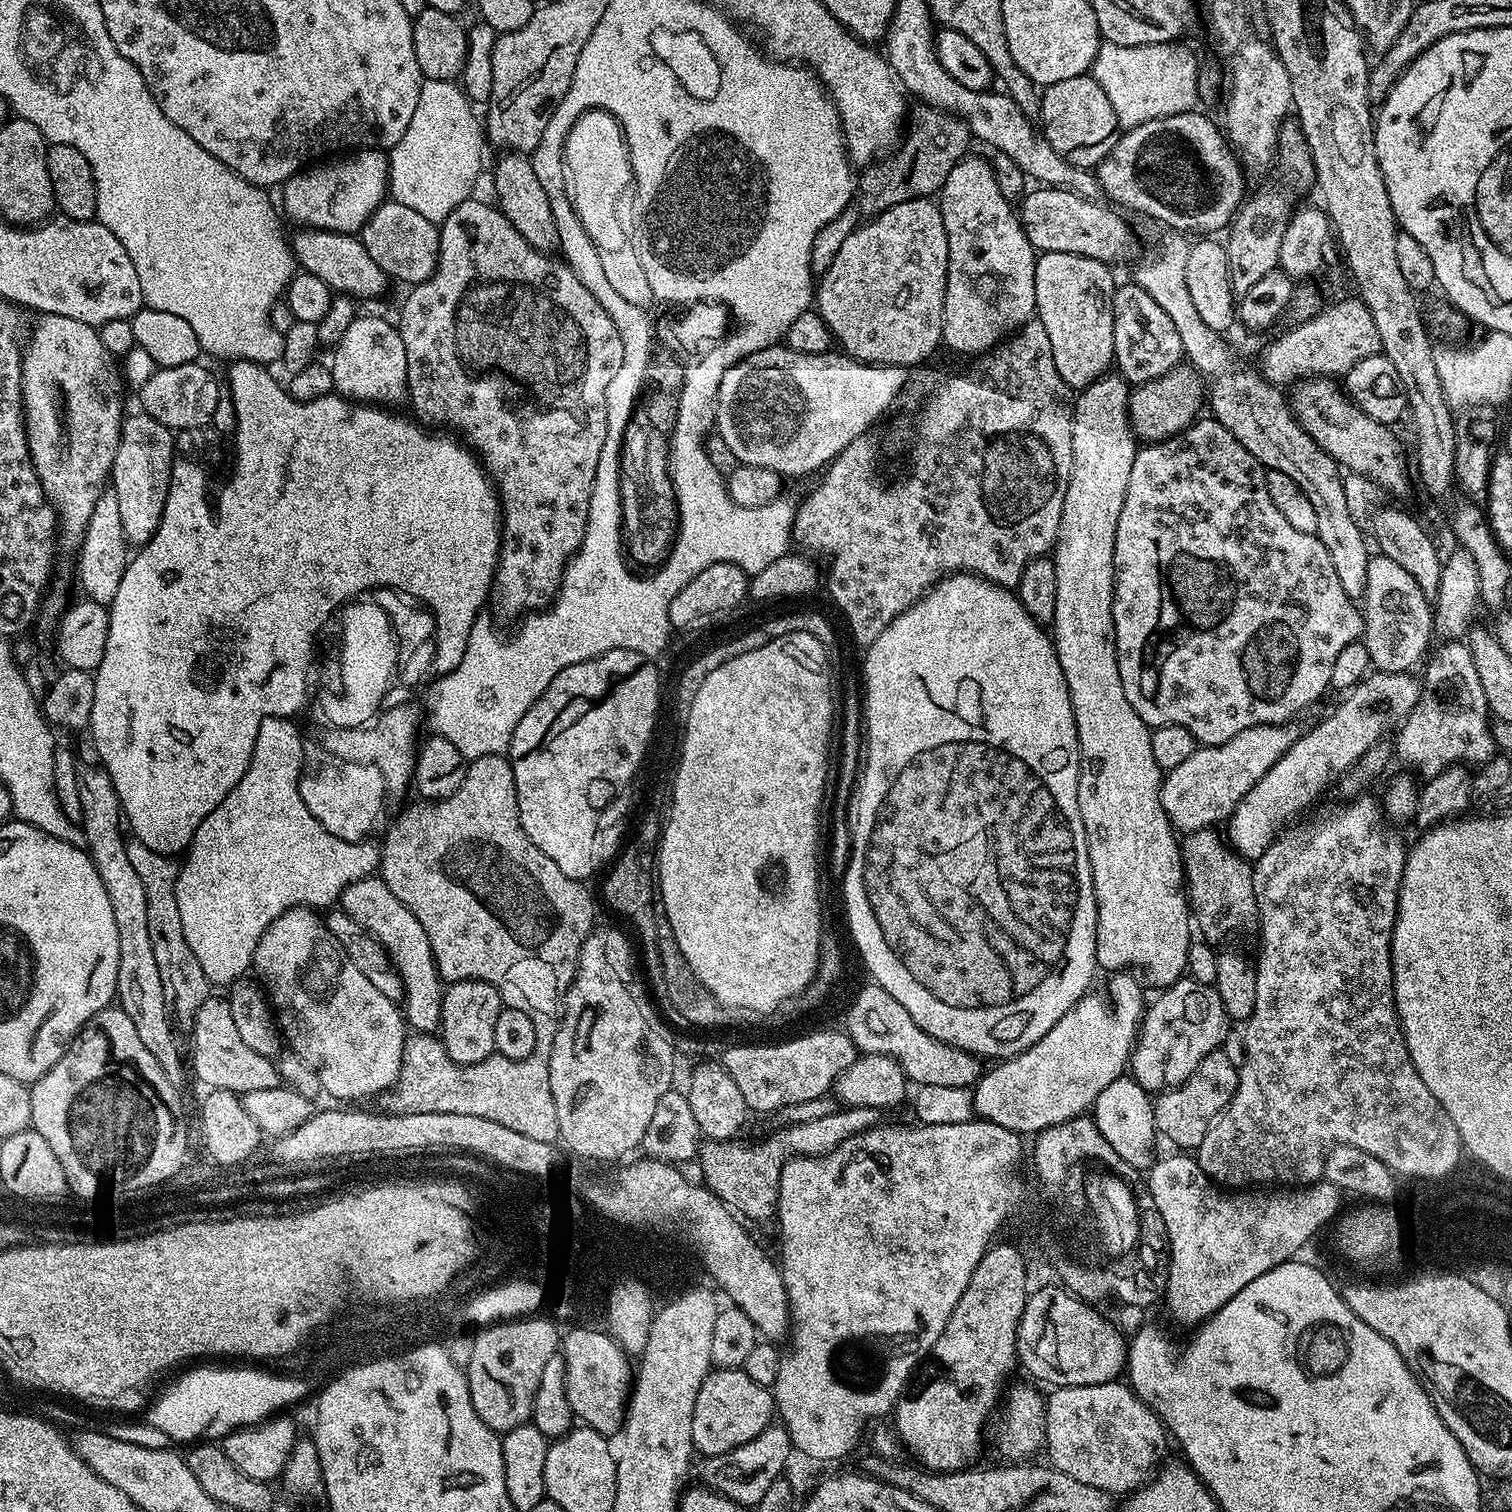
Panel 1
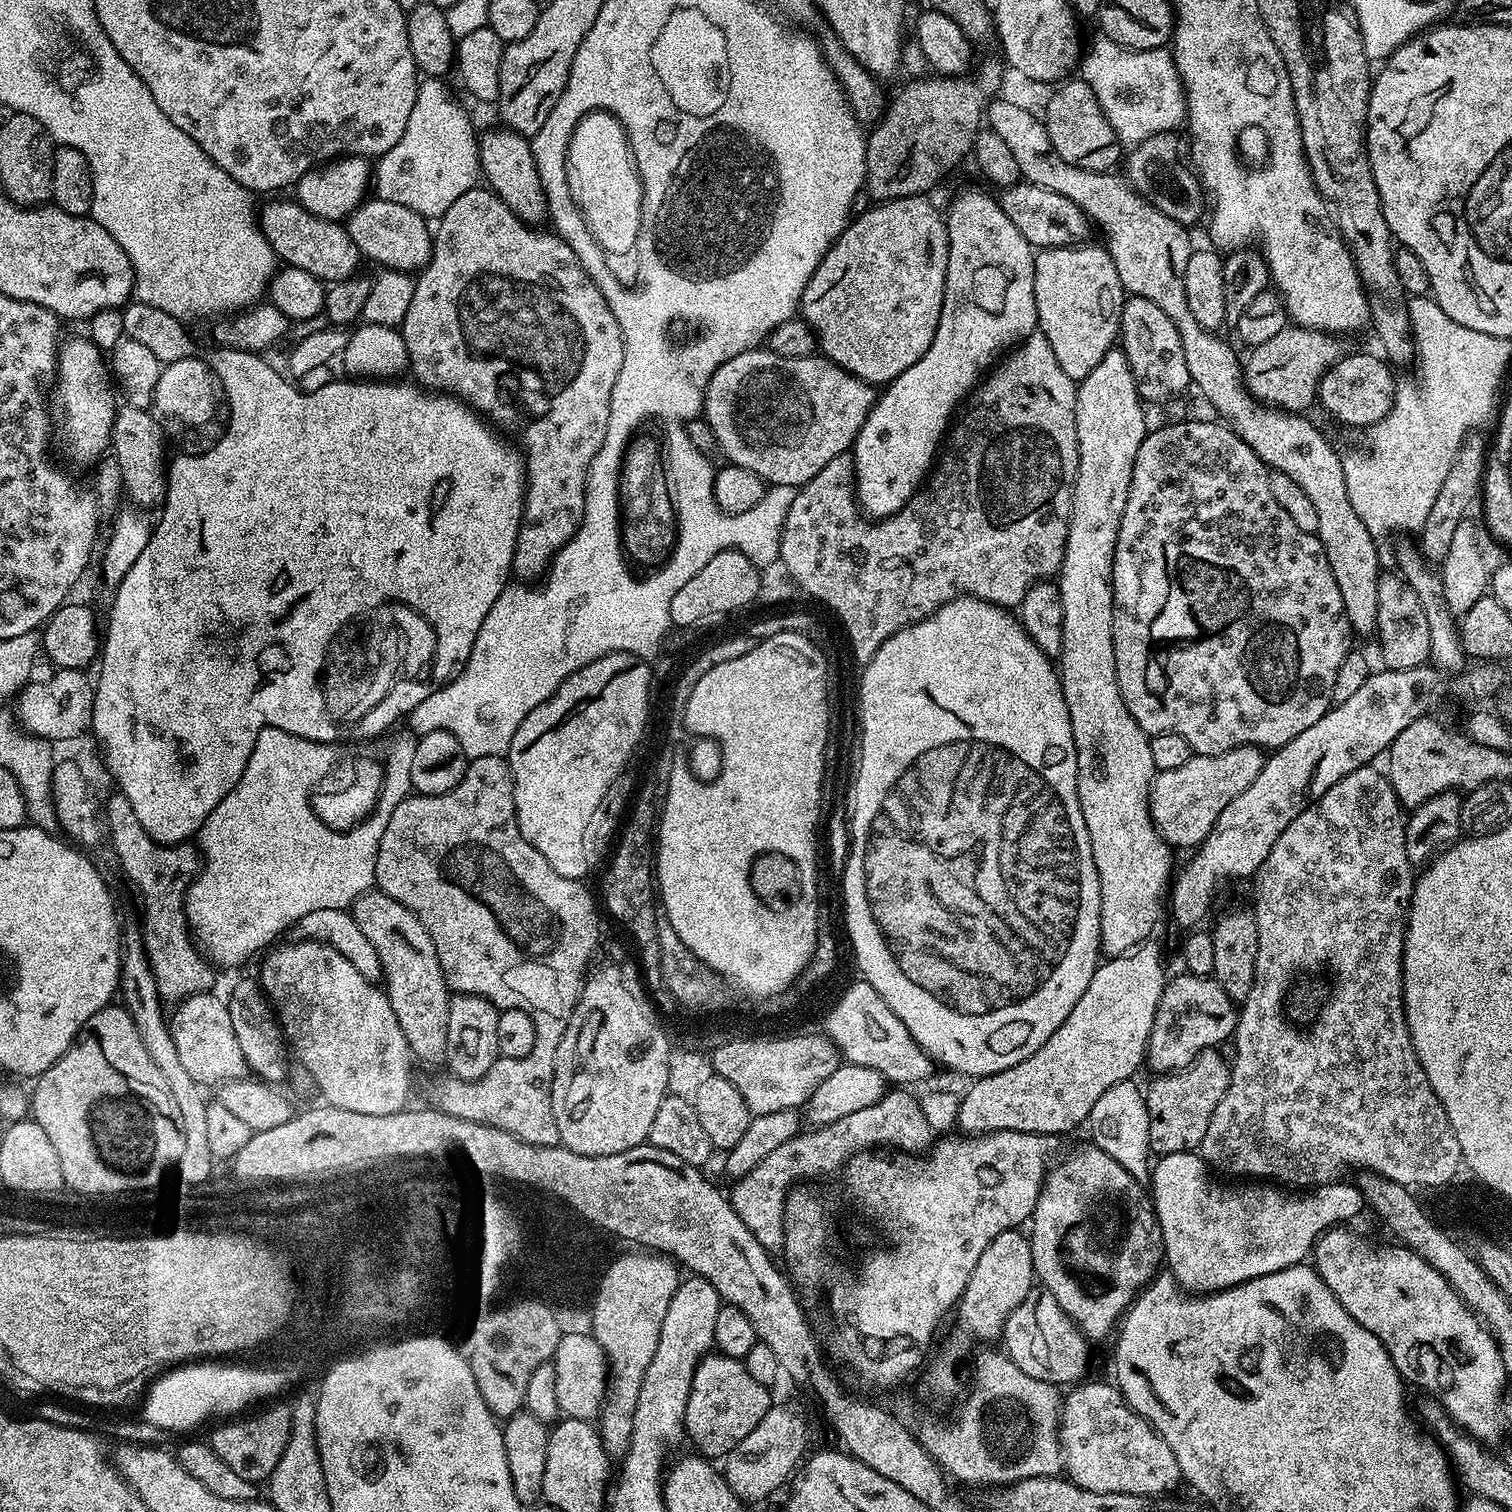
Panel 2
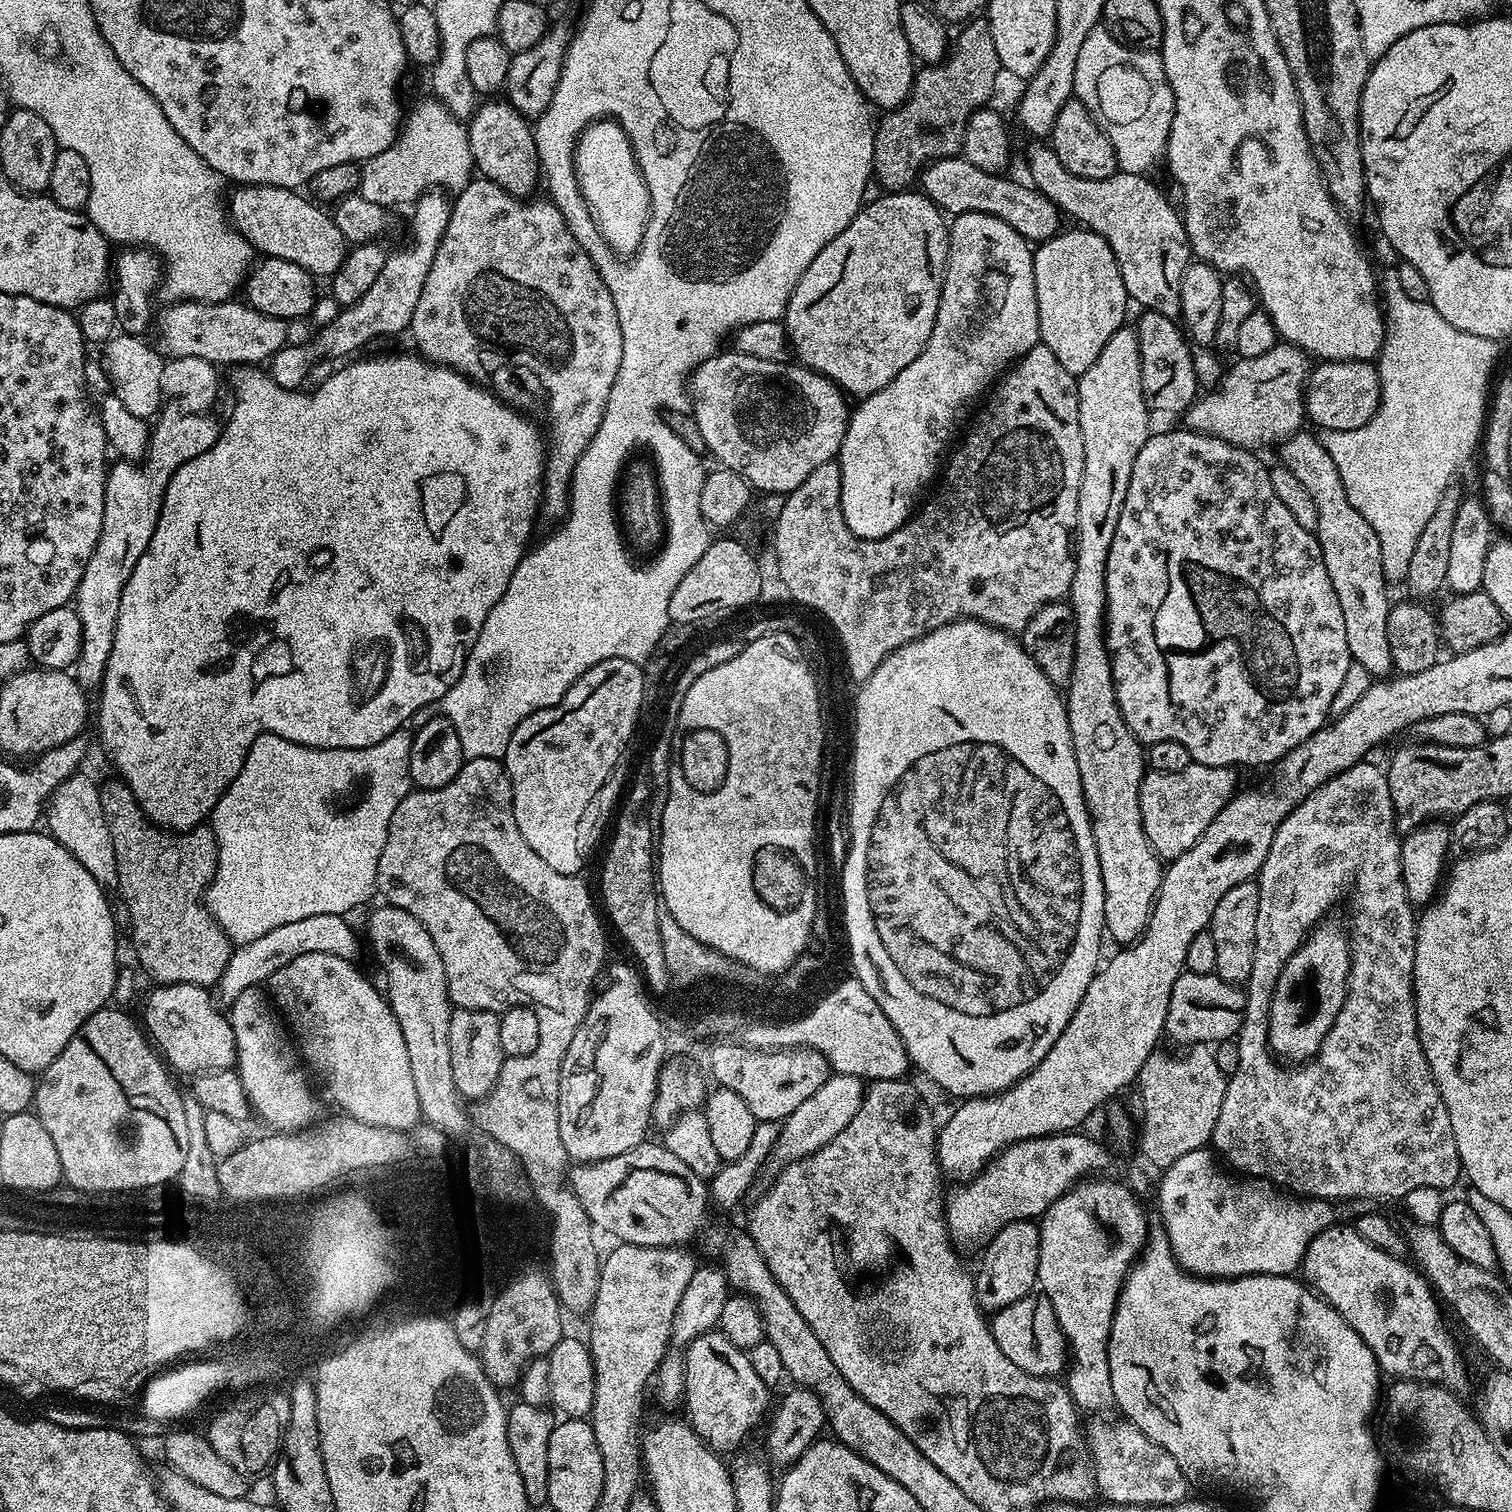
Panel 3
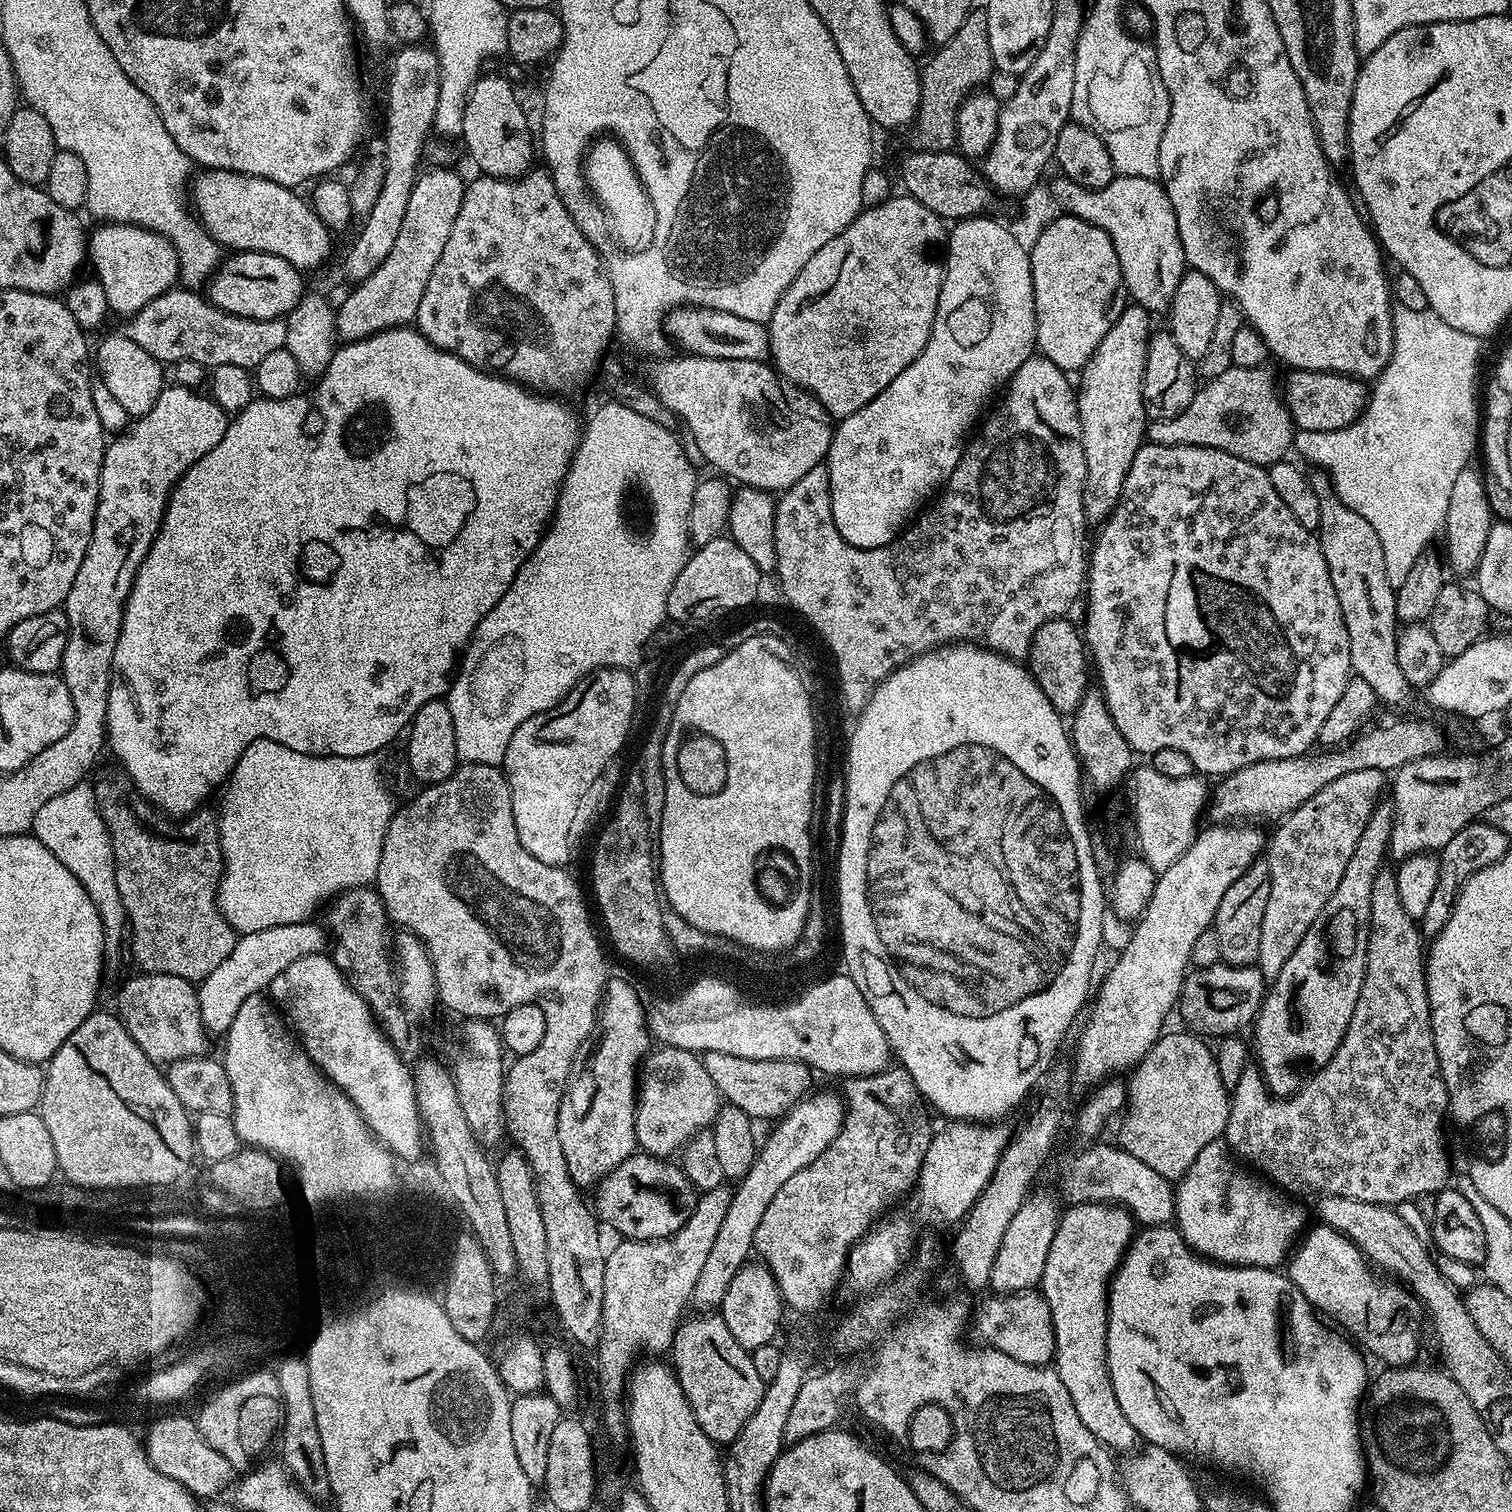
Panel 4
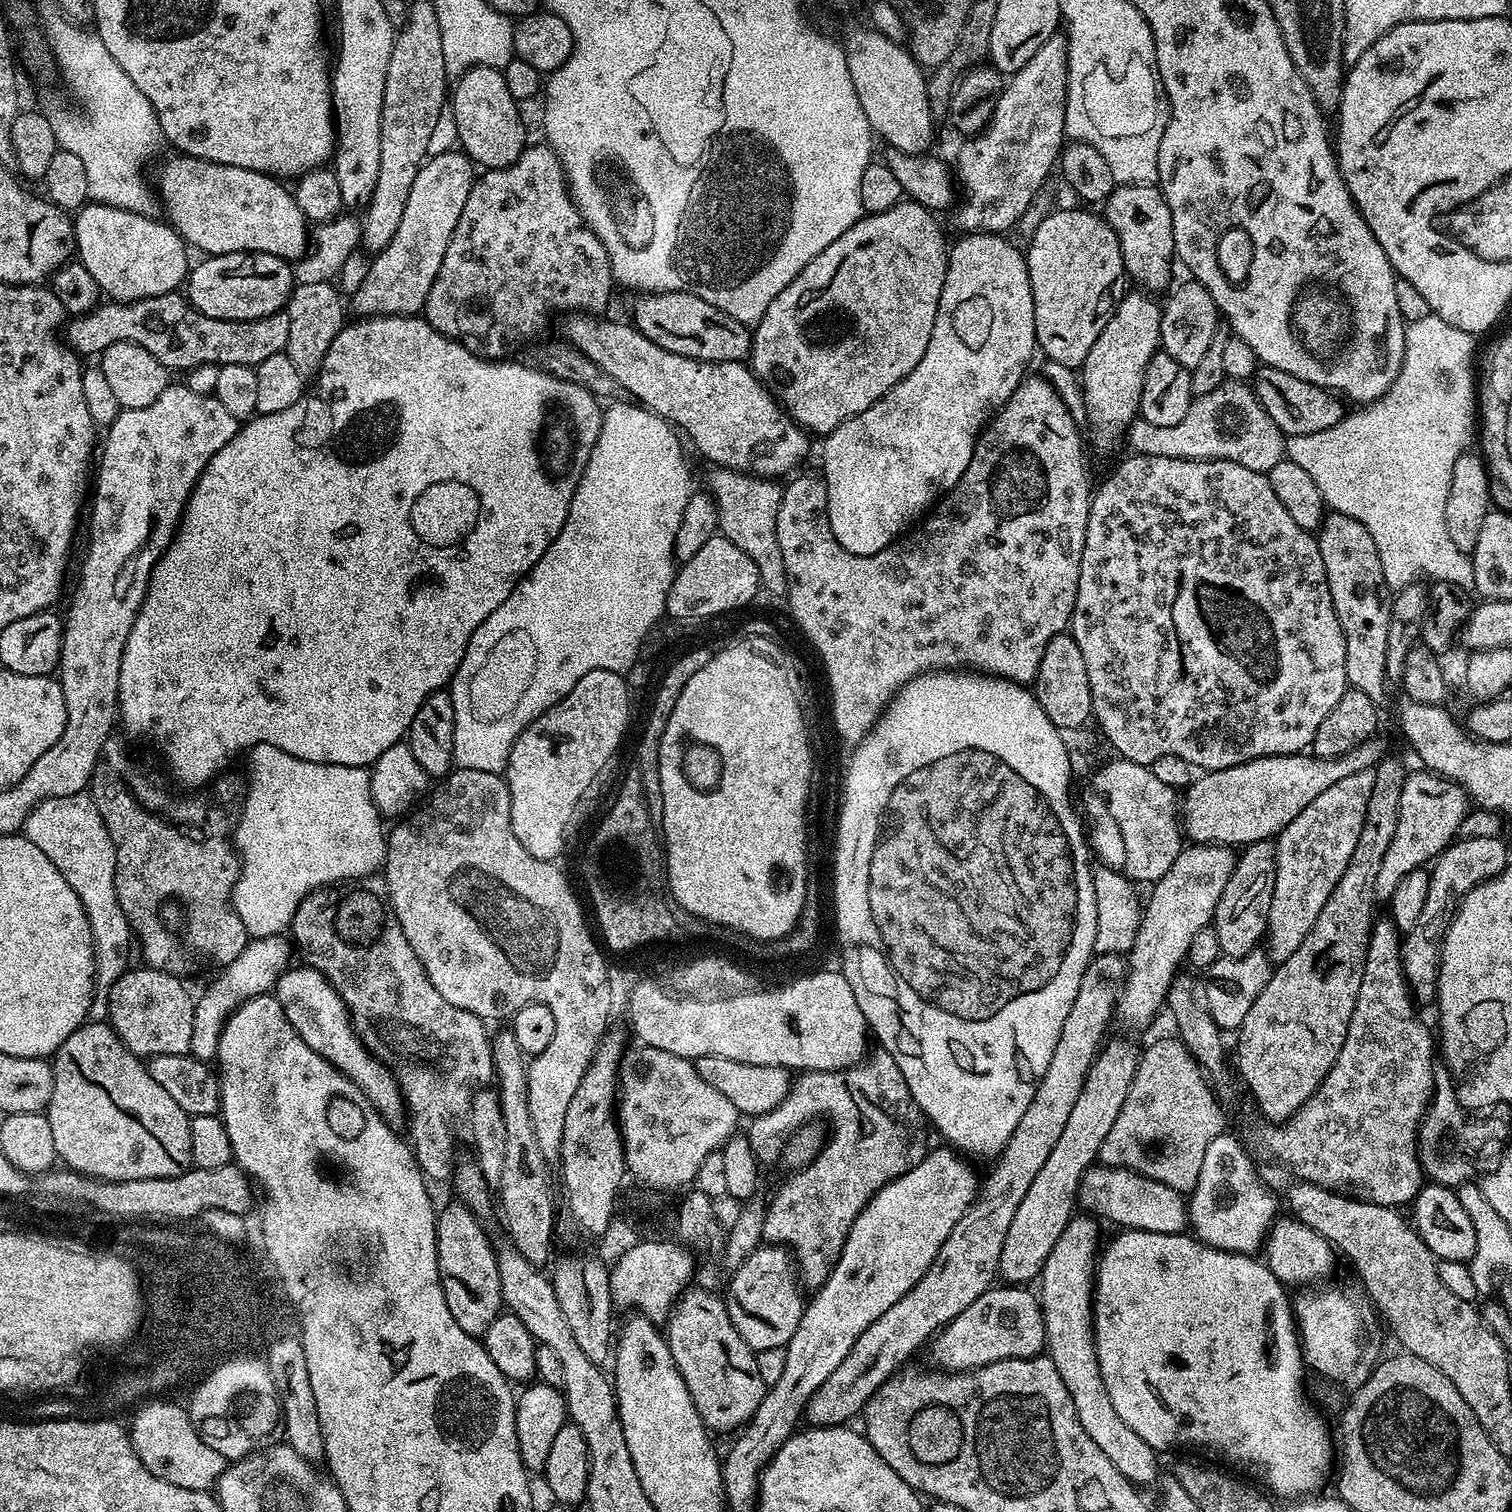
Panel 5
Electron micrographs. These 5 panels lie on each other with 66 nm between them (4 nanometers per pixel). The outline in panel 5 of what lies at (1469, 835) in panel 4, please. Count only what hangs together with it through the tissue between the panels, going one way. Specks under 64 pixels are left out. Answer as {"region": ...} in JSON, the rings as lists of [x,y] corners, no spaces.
{"region":[[[1500,836],[1457,839],[1431,865],[1430,890],[1426,893],[1422,915],[1418,917],[1418,926],[1414,926],[1414,930],[1406,933],[1402,940],[1402,962],[1408,988],[1421,1005],[1431,1005],[1435,1001],[1436,979],[1440,973],[1440,947],[1444,945],[1444,936],[1456,916],[1460,901],[1467,892],[1474,890],[1479,884],[1485,884],[1487,880],[1493,880],[1509,867],[1508,848],[1502,841]]]}

